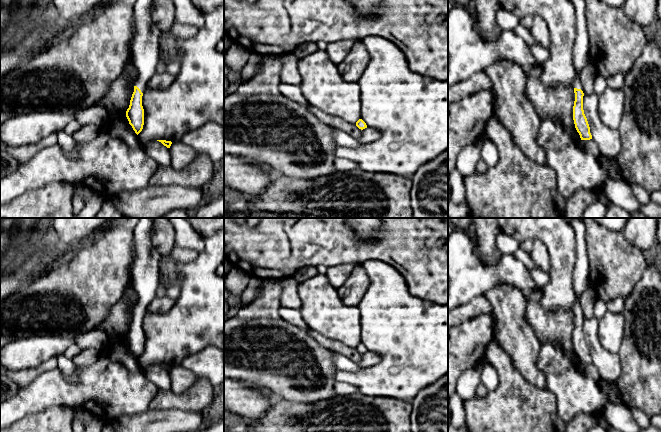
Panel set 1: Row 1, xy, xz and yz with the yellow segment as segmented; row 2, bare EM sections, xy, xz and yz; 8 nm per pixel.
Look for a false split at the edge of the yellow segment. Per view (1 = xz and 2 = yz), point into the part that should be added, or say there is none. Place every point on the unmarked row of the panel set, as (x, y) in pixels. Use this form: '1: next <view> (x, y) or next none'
1: next none
2: next yz (581, 281)

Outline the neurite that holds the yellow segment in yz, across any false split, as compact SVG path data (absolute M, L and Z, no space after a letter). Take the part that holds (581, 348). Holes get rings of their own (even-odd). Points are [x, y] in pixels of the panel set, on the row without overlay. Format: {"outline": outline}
{"outline": "M574 218L572 222L577 242L577 260L576 267L573 271L573 286L577 295L576 302L573 306L575 317L573 344L581 364L590 364L592 363L592 359L590 357L590 351L583 334L584 317L582 315L582 308L580 305L581 294L590 287L589 262L585 240L585 226L582 222L582 219L583 218Z"}

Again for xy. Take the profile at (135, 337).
{"outline": "M139 218L134 229L134 242L137 246L137 258L131 272L134 288L139 296L134 309L126 341L135 357L138 359L144 349L144 333L142 330L143 316L149 303L156 298L159 284L159 265L161 255L152 246L149 231L152 222L150 218Z"}

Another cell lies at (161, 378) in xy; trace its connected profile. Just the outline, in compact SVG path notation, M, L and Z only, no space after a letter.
M153 364L145 369L145 375L162 390L171 389L171 378L169 372L161 366Z

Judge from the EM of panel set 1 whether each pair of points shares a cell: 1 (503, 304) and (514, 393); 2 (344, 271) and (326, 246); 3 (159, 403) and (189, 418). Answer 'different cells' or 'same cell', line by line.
1: different cells
2: different cells
3: different cells

